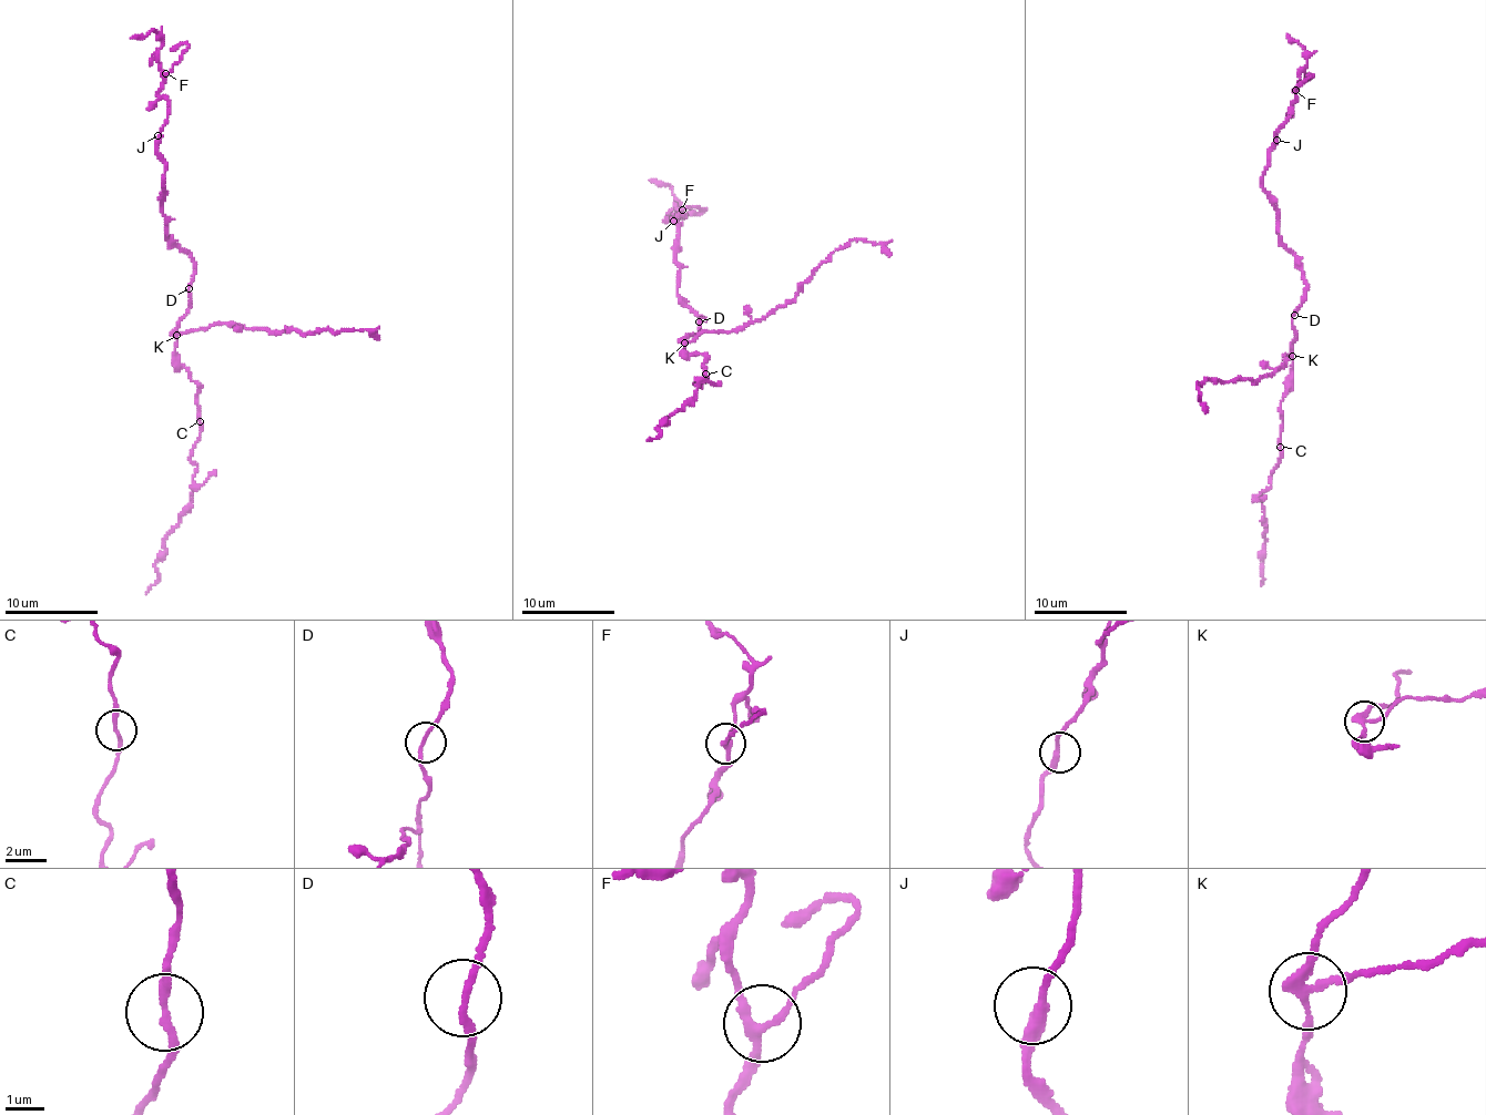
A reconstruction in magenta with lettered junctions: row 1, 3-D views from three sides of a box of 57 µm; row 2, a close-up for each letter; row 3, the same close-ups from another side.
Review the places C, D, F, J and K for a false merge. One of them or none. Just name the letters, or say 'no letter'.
K

